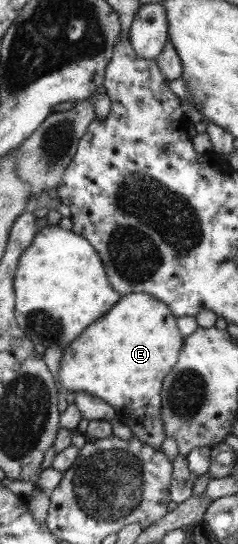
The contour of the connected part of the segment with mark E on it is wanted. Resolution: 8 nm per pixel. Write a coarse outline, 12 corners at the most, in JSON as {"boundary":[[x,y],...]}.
{"boundary":[[129,293],[61,354],[58,381],[165,436],[160,384],[184,337],[163,302]]}

